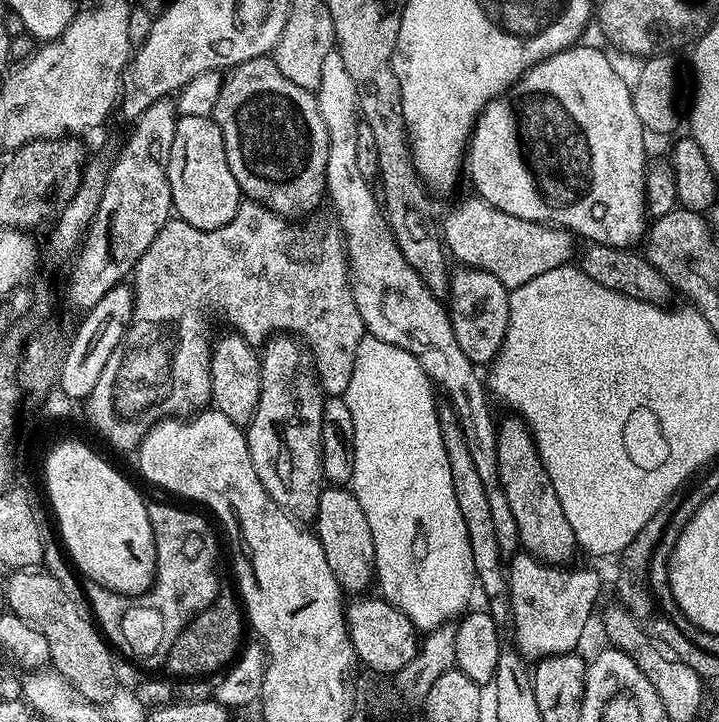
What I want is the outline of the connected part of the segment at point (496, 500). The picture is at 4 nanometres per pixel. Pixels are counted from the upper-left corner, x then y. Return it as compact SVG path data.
M339 51L326 54L326 62L322 62L322 82L314 95L328 135L326 194L336 203L340 214L338 223L344 234L344 247L348 250L352 293L358 314L362 314L365 333L406 350L419 362L433 385L448 395L447 403L458 418L474 470L478 470L486 486L486 502L490 502L490 519L494 522L500 551L515 553L518 548L518 522L514 522L510 502L506 502L506 494L500 489L496 457L498 424L495 419L492 421L492 412L488 409L490 396L485 381L481 373L480 376L476 373L479 371L470 358L462 354L462 346L458 346L458 338L454 338L454 326L447 307L430 294L426 282L422 282L422 278L418 278L402 258L402 250L398 250L396 236L388 225L381 201L377 193L376 196L372 193L373 185L362 178L362 170L358 170L358 130L362 127L358 115L358 90Z

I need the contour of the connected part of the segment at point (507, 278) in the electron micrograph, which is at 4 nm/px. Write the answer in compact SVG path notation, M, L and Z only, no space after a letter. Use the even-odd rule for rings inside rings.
M471 199L450 209L448 217L442 220L442 239L453 261L461 260L461 265L486 270L511 290L573 259L574 236L567 228L514 218L514 214L506 214L482 199Z

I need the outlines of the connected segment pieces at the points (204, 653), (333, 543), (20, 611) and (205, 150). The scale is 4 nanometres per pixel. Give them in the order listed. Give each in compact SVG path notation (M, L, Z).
M227 590L221 591L205 609L191 617L177 631L175 638L167 645L162 663L164 668L168 667L172 671L169 673L173 677L204 678L209 675L207 672L219 673L227 669L236 659L245 639L243 636L244 628L246 632L246 617L241 601L233 593L232 596Z
M344 486L325 487L320 494L314 531L326 554L326 566L330 566L341 589L345 593L352 592L348 594L367 593L371 584L373 587L378 561L374 552L374 534L370 534L370 522L366 522L366 514L362 506L358 506L356 495Z
M39 567L17 568L9 571L8 581L4 584L4 600L7 611L13 612L24 622L34 626L46 638L50 645L50 664L57 672L82 694L92 704L107 705L107 700L118 691L116 675L114 674L114 652L107 640L104 639L97 623L92 618L92 610L83 599L72 597L72 592L52 572L40 572Z
M180 116L174 130L174 146L168 151L168 177L172 191L172 210L198 230L214 230L226 226L234 218L242 199L242 193L234 174L230 174L230 162L226 162L226 142L222 142L222 130L218 130L211 116Z

